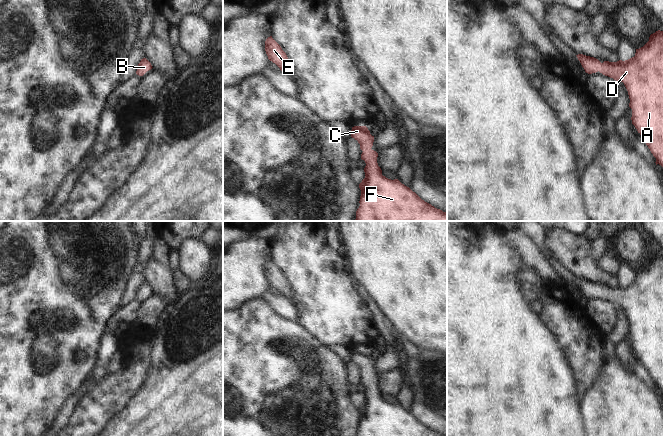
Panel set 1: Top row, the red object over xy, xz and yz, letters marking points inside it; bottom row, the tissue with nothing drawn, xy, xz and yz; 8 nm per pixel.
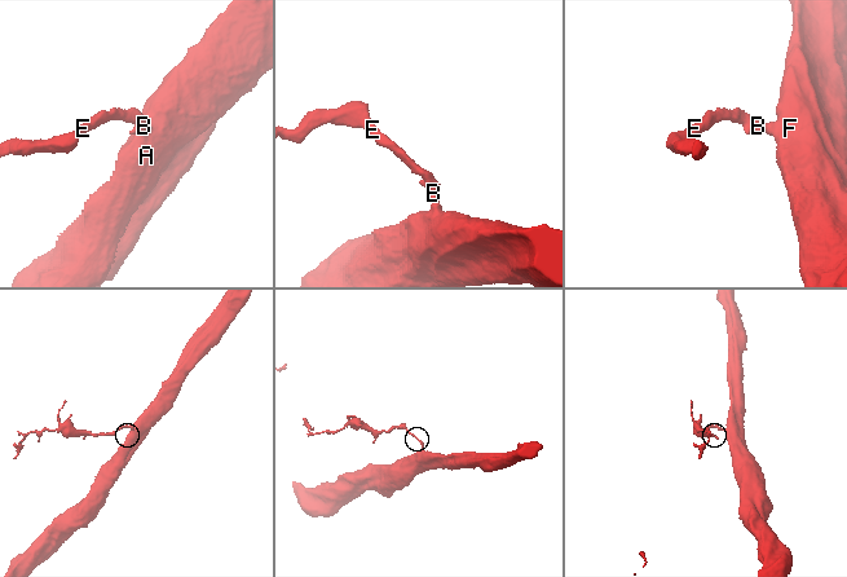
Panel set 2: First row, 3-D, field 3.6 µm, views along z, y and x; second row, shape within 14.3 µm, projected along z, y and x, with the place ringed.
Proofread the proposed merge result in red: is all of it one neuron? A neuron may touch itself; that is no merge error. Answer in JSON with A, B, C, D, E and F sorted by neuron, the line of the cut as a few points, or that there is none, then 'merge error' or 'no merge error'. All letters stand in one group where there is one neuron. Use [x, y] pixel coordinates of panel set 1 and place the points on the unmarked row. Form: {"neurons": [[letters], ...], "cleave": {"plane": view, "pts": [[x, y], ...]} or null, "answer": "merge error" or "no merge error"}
{"neurons": [["A", "B", "C", "D", "E", "F"]], "cleave": null, "answer": "no merge error"}

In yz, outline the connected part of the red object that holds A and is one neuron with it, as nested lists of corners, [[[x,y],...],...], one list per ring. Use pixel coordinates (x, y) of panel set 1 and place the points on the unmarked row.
[[[663,255],[651,258],[649,265],[636,273],[635,280],[622,285],[601,287],[598,283],[583,278],[576,279],[585,296],[600,296],[605,300],[624,307],[632,333],[632,348],[656,382],[656,389],[663,391]]]

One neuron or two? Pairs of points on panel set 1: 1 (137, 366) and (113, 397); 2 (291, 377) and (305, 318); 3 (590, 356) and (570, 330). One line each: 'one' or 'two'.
1: one
2: two
3: one

